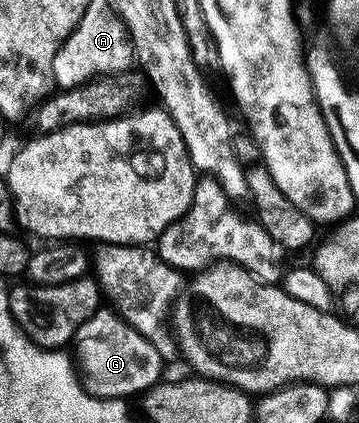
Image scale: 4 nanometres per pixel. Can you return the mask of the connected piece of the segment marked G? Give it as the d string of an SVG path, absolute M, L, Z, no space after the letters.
M97 310L82 326L78 326L74 337L76 344L76 354L74 352L74 364L82 377L82 383L93 396L102 396L109 400L124 400L128 396L139 397L148 391L155 384L161 383L162 376L160 371L164 372L166 368L165 361L161 360L156 347L147 340L134 326L130 326L118 315L115 310Z

